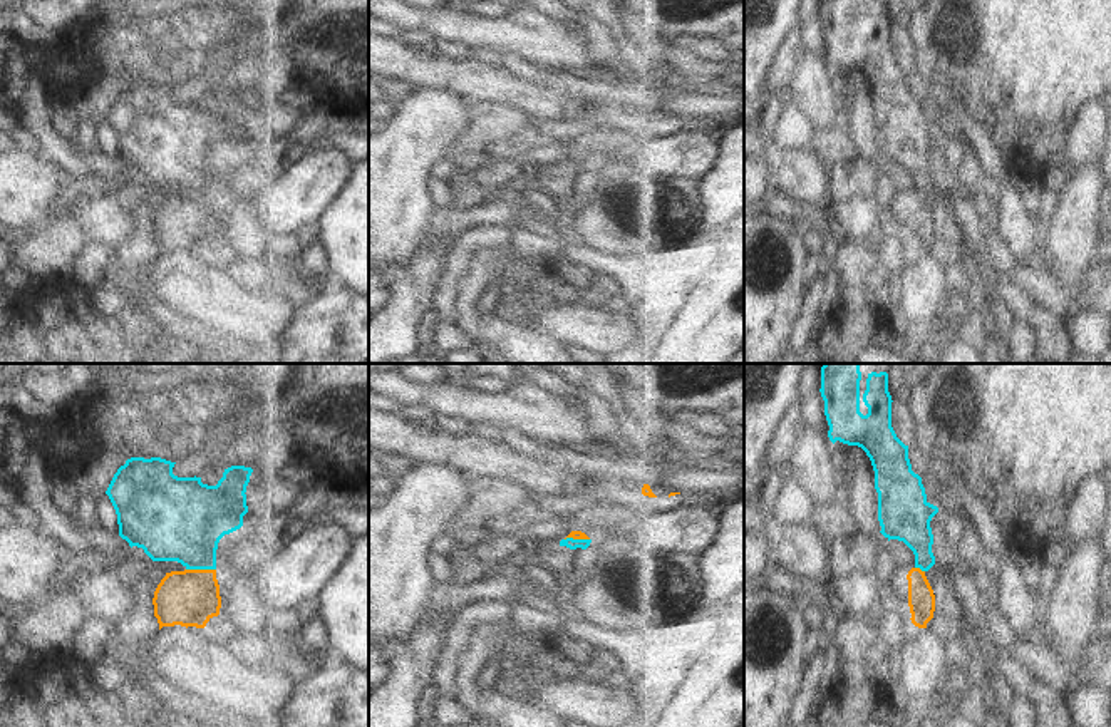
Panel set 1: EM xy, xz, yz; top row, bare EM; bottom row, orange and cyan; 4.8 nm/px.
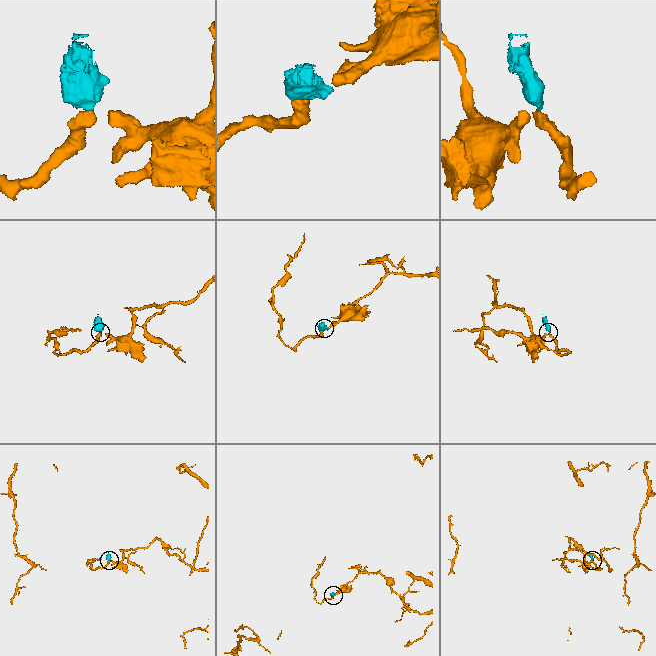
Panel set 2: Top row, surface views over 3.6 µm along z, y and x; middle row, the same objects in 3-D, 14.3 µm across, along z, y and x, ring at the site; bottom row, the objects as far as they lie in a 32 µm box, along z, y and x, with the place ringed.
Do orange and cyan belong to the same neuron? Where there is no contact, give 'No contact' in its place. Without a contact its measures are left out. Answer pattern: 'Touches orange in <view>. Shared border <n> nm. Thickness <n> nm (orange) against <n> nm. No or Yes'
Touches orange in xy. Shared border 140 nm. Thickness 280 nm (orange) against 380 nm. No.

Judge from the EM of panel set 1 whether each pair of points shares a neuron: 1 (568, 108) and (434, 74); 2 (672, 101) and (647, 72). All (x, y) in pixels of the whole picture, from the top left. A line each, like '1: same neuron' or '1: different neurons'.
1: same neuron
2: same neuron

